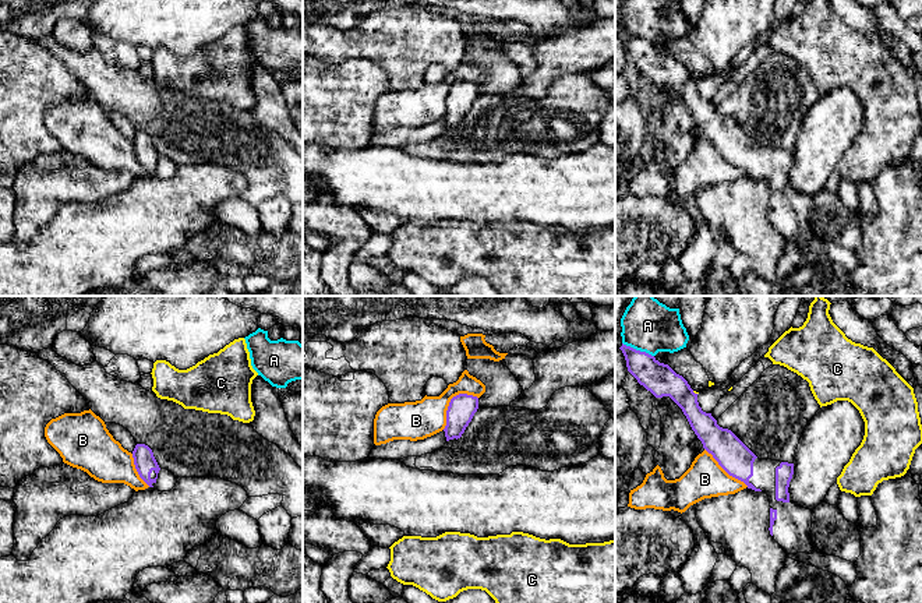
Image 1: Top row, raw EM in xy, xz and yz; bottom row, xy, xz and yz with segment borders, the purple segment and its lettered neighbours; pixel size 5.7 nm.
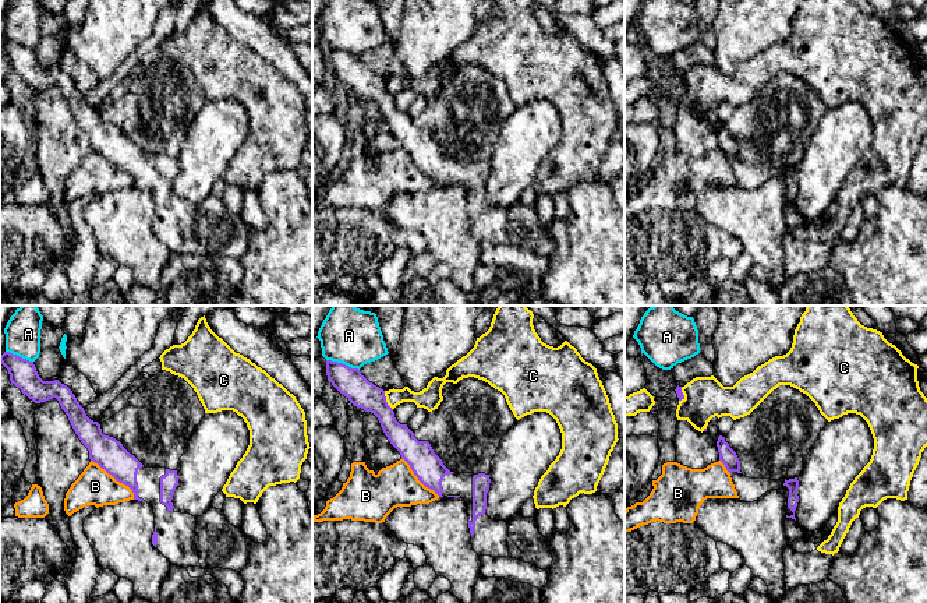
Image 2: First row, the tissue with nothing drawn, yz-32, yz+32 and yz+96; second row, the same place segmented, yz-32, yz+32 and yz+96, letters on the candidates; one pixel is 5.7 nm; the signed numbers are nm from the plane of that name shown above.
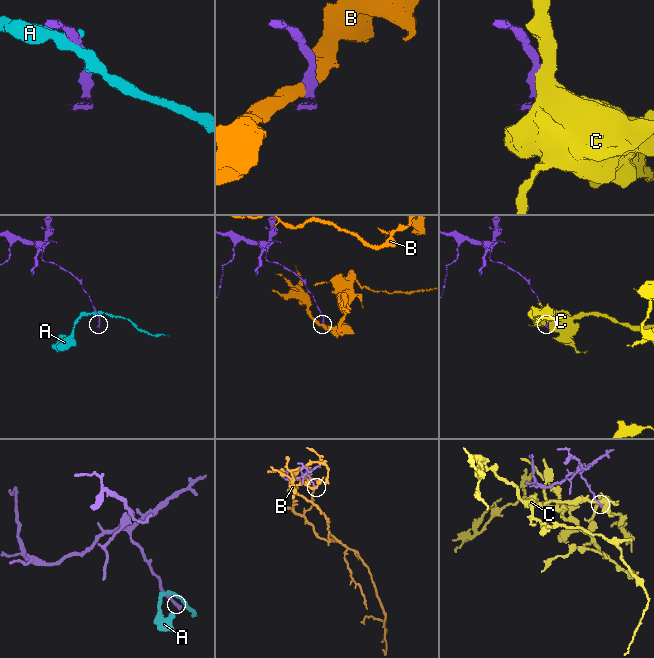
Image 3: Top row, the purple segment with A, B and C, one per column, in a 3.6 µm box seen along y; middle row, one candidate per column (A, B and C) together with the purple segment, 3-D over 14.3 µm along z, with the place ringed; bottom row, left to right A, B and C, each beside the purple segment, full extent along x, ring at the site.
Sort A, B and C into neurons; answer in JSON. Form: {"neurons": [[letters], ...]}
{"neurons": [["A"], ["B"], ["C"]]}

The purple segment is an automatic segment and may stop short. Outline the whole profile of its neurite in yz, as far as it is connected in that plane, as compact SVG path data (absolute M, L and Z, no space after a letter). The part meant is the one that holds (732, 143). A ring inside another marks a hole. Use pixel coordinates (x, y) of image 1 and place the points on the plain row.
M624 31L619 36L625 43L628 59L656 85L670 84L682 96L703 135L713 142L730 163L743 169L748 176L764 179L769 183L771 194L769 218L787 241L815 237L851 250L858 247L861 243L859 211L848 209L837 193L830 193L826 188L813 197L806 197L789 188L788 174L794 162L794 151L759 147L731 117L720 114L711 100L702 98L697 81L668 52L660 50L654 43Z

